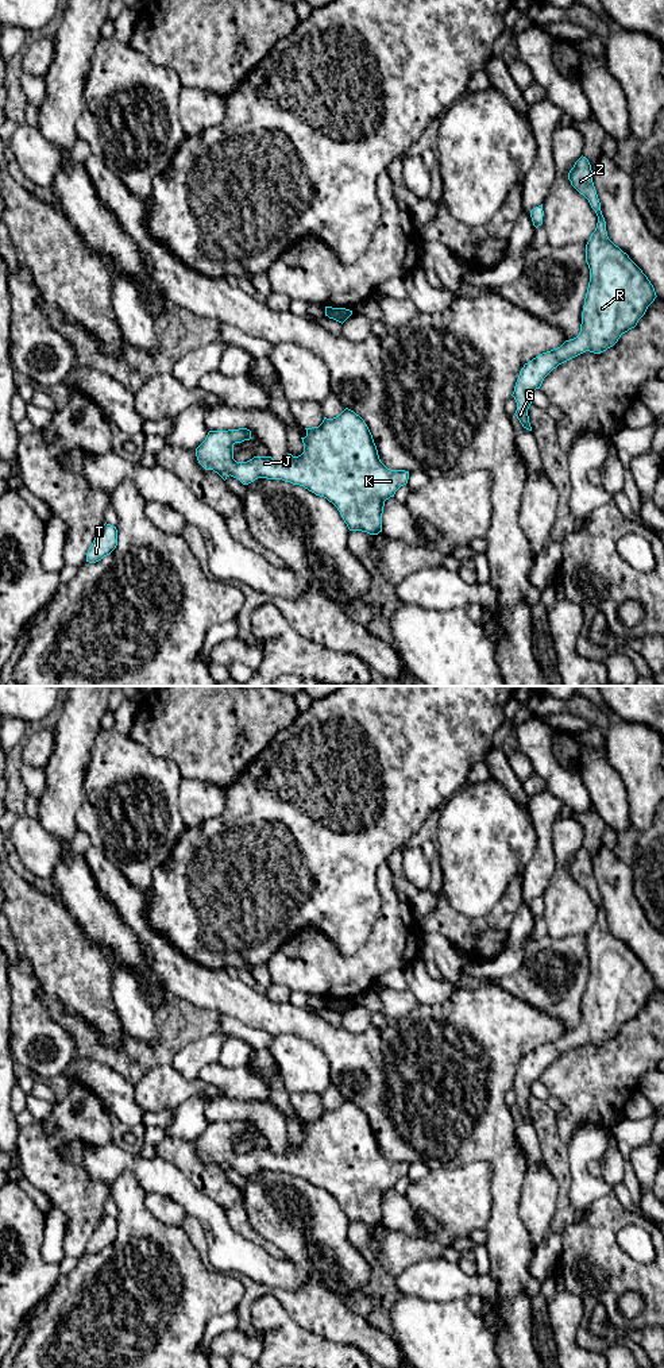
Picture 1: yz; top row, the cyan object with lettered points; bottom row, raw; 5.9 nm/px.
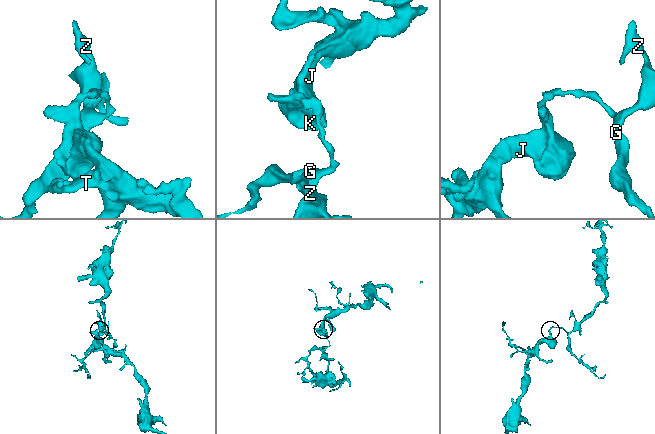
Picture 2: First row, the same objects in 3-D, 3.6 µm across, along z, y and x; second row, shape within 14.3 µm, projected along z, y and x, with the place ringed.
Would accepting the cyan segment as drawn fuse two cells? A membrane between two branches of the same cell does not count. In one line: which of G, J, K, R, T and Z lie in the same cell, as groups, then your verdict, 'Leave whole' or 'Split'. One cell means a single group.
Groups: G R Z / J K T. Split

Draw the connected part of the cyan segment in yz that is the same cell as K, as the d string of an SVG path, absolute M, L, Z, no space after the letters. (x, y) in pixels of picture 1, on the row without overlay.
M348 1099L333 1110L324 1109L319 1118L305 1121L306 1128L301 1129L304 1144L298 1148L287 1145L283 1153L275 1153L271 1148L254 1148L247 1153L236 1153L233 1136L251 1130L251 1122L247 1120L209 1122L205 1132L196 1140L196 1148L205 1161L213 1161L224 1172L231 1167L243 1176L258 1169L267 1169L304 1178L332 1194L350 1222L370 1226L382 1224L385 1192L394 1188L395 1183L408 1175L409 1163L390 1161L381 1153L367 1115Z

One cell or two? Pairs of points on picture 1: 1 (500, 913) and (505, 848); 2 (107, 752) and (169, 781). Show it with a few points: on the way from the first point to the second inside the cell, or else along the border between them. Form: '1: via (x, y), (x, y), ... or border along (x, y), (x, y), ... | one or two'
1: border along (521, 873), (498, 902), (477, 917) | two
2: via (122, 759), (132, 763), (154, 781) | one

